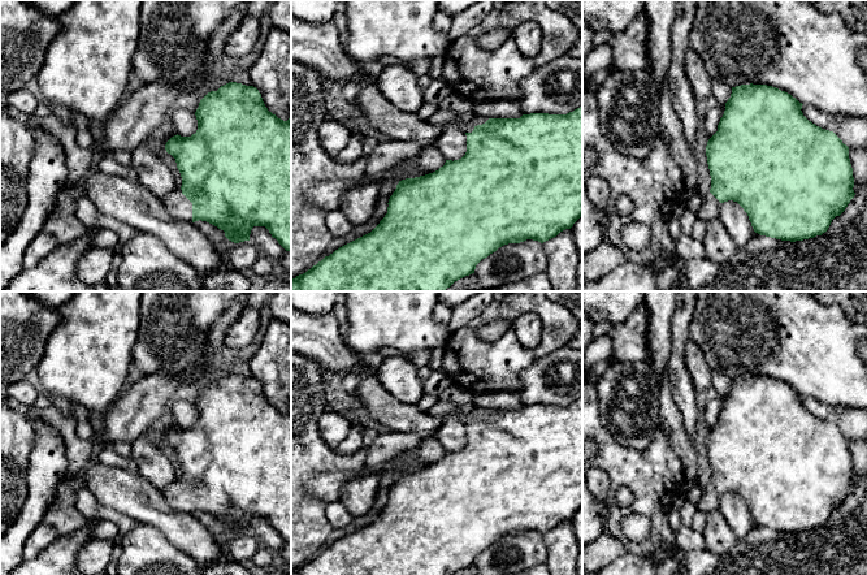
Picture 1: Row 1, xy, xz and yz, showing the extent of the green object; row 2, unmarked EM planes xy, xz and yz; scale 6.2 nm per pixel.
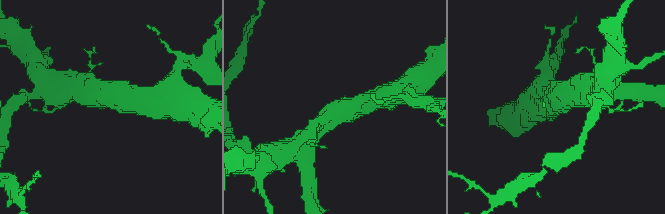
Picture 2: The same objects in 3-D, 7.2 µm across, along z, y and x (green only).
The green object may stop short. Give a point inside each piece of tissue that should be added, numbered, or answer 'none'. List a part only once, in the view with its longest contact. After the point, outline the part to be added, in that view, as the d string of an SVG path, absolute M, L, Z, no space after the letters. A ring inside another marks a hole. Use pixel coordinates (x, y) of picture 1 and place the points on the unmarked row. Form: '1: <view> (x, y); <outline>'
1: xy (176, 494); M181 480L172 483L161 492L165 502L182 513L192 513L192 494L182 485Z

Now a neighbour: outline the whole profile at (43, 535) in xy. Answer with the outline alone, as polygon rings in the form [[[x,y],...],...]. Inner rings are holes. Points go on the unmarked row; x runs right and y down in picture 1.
[[[42,522],[35,527],[23,545],[23,559],[31,561],[36,558],[58,536],[58,532],[52,526]]]

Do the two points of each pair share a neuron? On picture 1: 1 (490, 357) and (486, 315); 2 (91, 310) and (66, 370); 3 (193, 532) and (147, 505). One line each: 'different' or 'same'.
1: same
2: same
3: same

